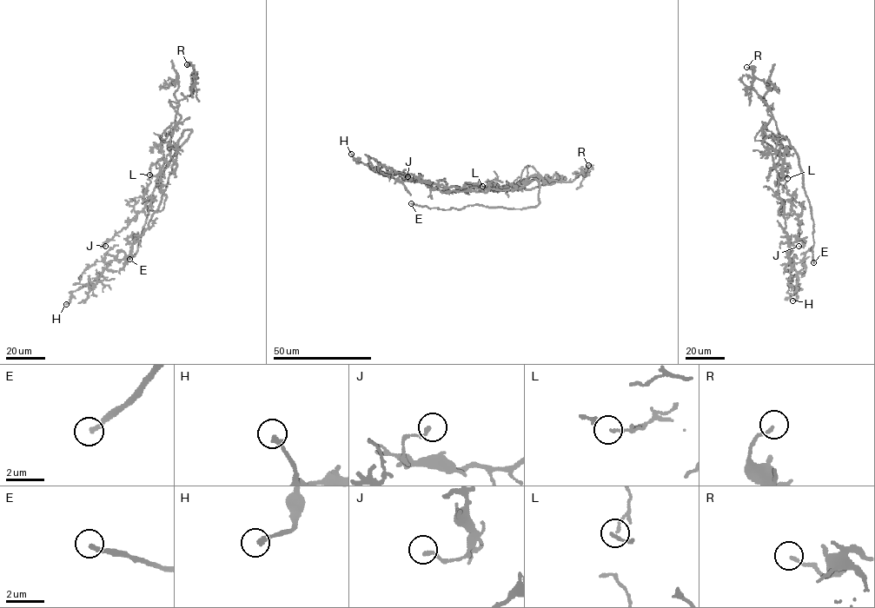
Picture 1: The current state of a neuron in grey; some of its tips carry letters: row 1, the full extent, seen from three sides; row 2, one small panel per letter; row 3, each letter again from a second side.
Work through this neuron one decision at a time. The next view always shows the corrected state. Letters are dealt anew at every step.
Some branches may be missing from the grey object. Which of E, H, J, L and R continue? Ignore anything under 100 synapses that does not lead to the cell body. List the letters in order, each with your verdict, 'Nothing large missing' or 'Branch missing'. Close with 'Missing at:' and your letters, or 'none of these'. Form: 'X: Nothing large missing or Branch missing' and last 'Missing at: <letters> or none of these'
E: Branch missing
H: Nothing large missing
J: Nothing large missing
L: Nothing large missing
R: Nothing large missing
Missing at: E

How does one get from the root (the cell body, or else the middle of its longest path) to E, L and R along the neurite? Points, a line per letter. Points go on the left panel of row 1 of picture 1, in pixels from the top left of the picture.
E: (176, 158), (183, 130), (192, 130), (158, 180), (137, 251), (129, 259)
L: (176, 158), (176, 151), (162, 140), (174, 122), (162, 133), (163, 156), (150, 166), (149, 175)
R: (176, 158), (176, 151), (170, 140), (178, 102), (189, 95), (194, 89), (194, 69), (187, 64)

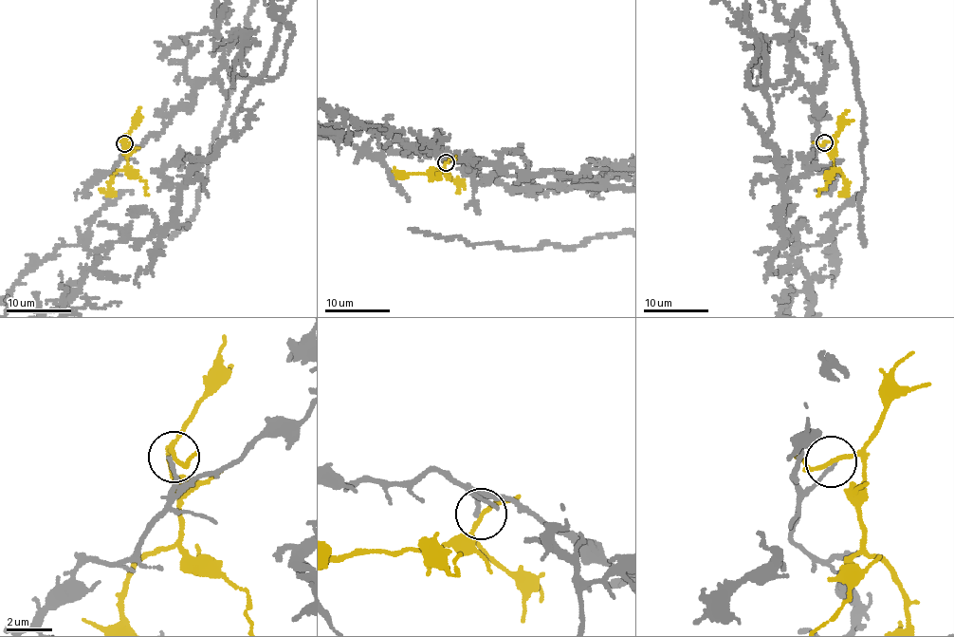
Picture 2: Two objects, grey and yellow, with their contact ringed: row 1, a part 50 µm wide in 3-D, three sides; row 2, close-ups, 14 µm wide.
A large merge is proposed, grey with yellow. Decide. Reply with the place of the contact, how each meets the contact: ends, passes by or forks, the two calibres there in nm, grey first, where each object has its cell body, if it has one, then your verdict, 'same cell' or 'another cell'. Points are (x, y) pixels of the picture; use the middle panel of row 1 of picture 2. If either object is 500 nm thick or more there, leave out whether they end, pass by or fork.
(446, 162) | grey ends | yellow passes by | 140/160 nm | grey none | yellow none | another cell

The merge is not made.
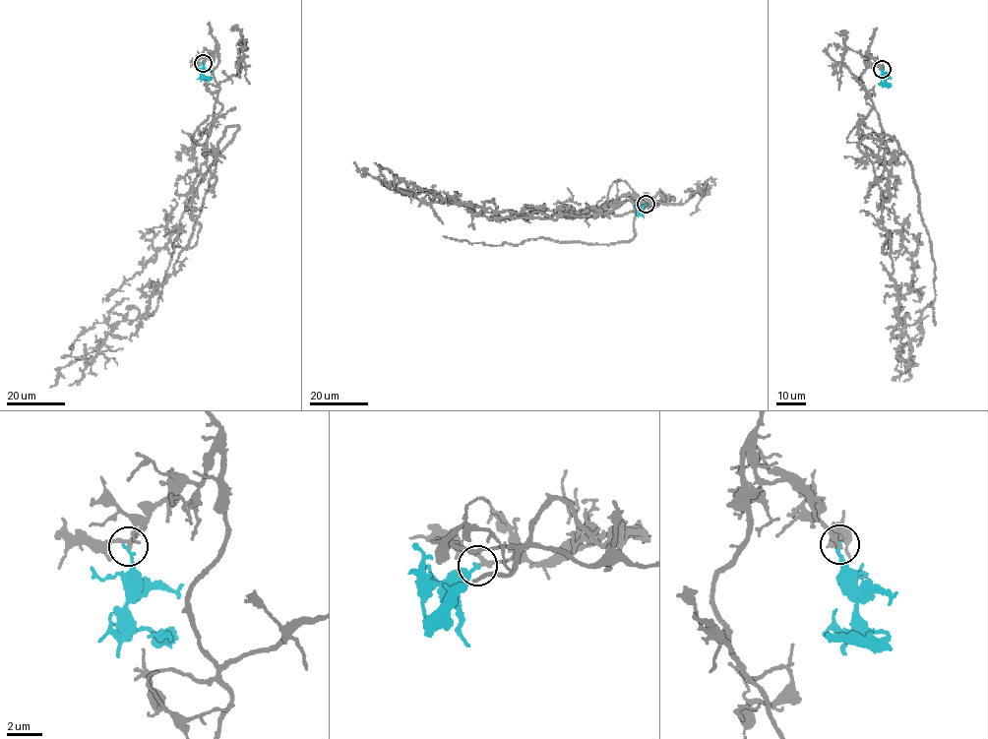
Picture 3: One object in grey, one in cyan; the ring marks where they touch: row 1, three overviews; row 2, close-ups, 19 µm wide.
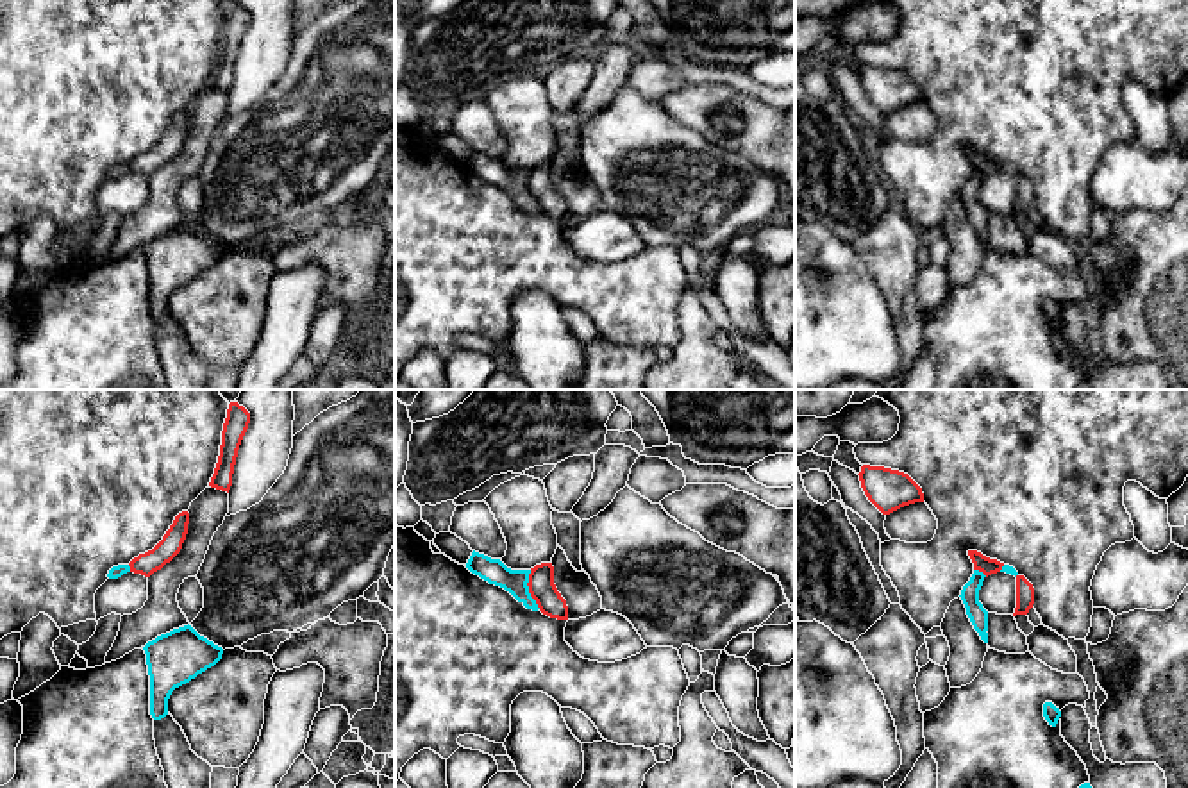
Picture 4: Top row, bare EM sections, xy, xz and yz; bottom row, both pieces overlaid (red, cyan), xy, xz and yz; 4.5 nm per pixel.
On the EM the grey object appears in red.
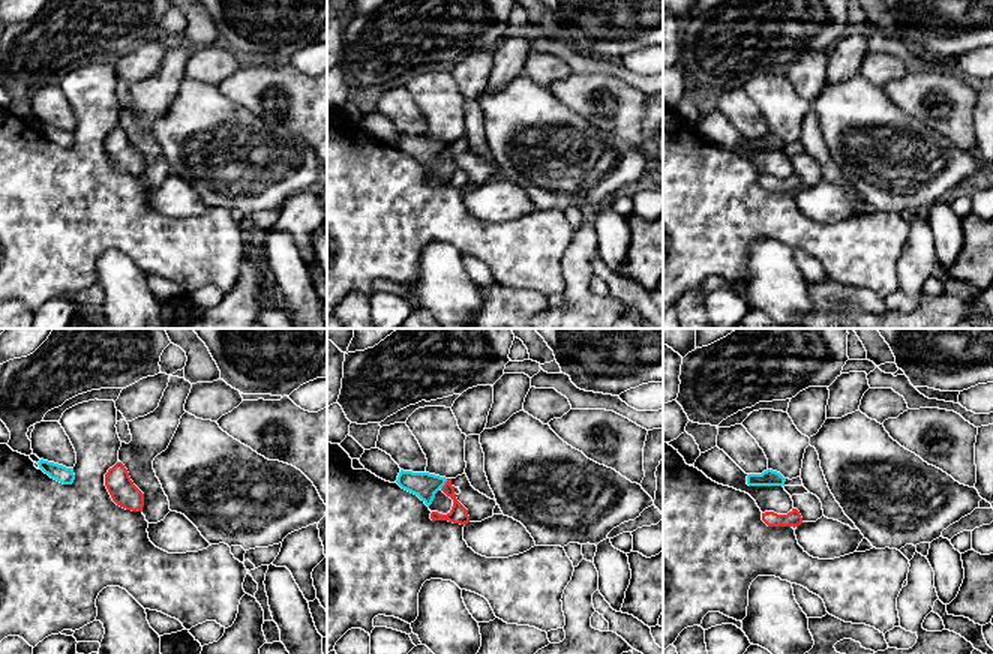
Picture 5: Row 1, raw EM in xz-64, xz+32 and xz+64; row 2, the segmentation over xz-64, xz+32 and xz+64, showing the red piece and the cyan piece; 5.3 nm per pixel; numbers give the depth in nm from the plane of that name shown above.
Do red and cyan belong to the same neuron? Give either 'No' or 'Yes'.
No

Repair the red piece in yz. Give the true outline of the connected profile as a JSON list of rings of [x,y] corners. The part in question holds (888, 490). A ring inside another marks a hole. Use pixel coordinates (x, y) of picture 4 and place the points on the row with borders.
[[[863,465],[858,475],[865,495],[883,515],[924,502],[922,488],[904,472]]]

